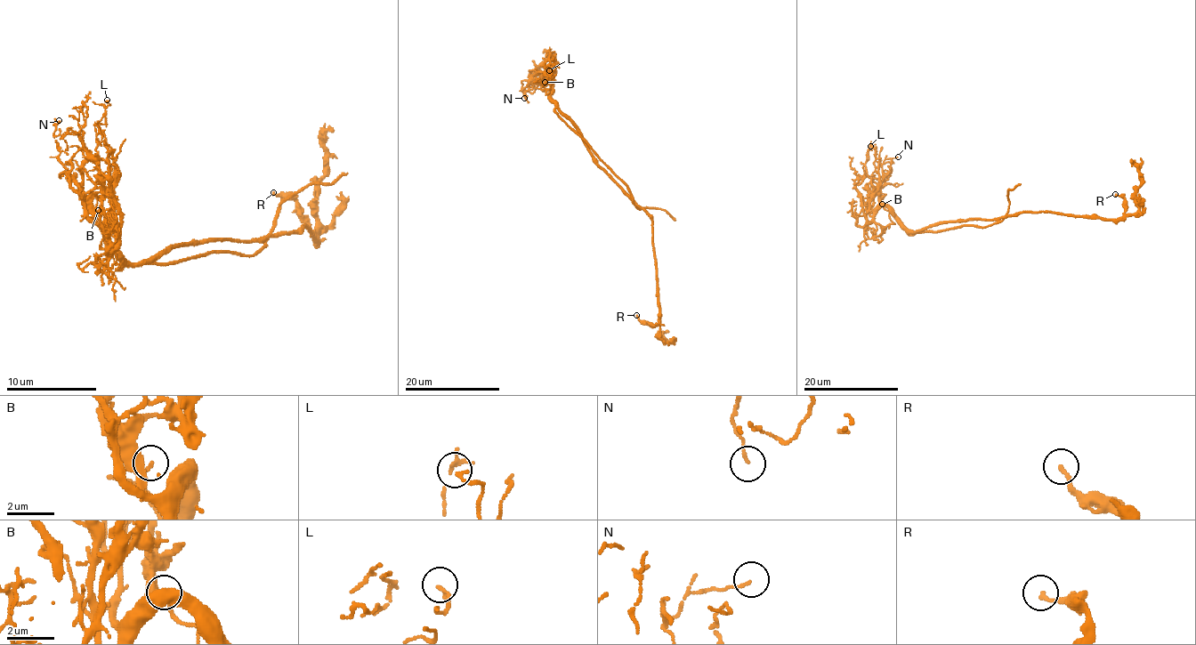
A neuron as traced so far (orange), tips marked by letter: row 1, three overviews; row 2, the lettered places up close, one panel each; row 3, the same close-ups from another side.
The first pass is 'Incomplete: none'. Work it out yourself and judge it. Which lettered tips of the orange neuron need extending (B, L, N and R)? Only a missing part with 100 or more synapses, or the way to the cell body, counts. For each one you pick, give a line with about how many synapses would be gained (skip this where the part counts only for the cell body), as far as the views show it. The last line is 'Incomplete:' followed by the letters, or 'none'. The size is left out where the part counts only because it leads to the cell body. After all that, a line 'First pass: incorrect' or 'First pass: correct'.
Incomplete: none
First pass: correct

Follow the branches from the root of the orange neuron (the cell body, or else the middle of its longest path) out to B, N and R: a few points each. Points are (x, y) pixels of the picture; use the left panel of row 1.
B: (226, 239), (176, 244), (129, 262), (111, 242), (113, 214), (107, 224), (113, 248), (102, 244), (98, 210)
N: (226, 239), (129, 262), (111, 213), (92, 219), (86, 147), (57, 136), (59, 120)
R: (226, 239), (266, 239), (295, 233), (303, 226), (316, 239), (303, 210), (291, 199), (273, 192)

